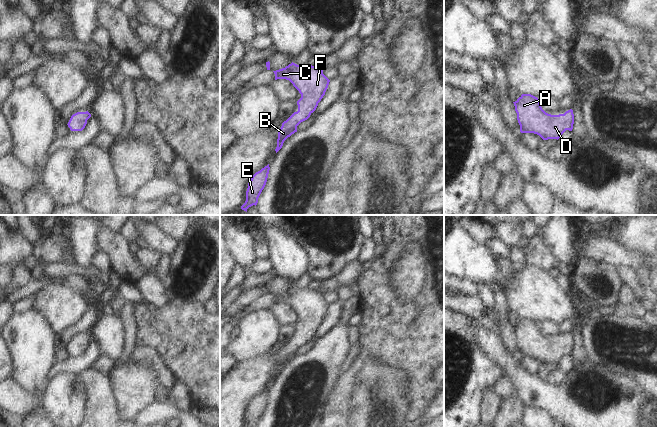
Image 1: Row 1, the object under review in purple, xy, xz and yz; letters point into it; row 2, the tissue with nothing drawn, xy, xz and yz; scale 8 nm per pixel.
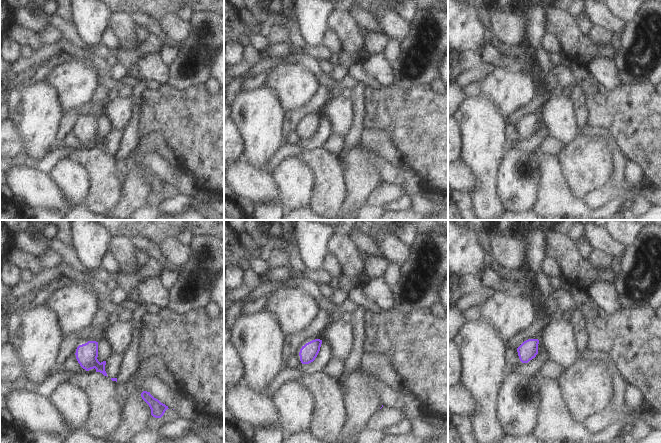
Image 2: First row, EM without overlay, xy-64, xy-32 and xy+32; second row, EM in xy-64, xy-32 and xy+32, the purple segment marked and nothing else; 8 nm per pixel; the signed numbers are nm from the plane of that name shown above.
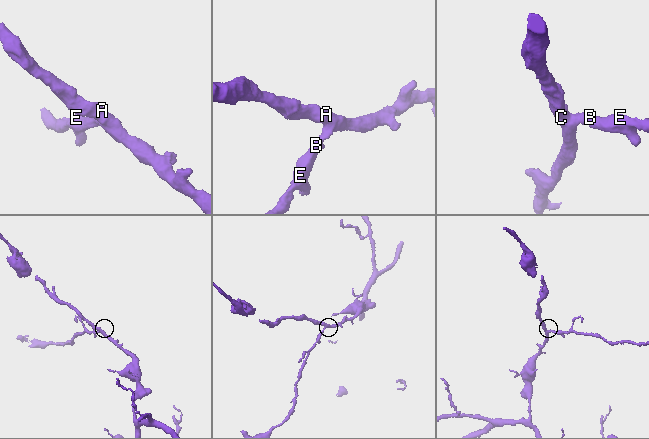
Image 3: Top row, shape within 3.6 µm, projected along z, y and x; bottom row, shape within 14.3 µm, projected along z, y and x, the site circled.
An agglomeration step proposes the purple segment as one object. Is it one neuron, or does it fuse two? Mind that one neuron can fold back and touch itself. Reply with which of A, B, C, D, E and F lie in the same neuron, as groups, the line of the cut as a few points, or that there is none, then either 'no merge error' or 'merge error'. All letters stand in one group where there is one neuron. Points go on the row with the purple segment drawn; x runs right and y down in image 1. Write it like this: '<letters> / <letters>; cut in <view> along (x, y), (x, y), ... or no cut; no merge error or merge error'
A B C D E F; no cut; no merge error

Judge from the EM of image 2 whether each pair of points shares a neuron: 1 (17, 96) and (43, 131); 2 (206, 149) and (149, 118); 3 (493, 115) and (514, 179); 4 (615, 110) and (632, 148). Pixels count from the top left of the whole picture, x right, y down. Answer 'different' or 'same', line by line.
1: same
2: same
3: different
4: same

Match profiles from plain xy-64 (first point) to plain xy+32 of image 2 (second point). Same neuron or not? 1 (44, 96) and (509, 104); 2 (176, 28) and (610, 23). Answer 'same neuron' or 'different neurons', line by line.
1: different neurons
2: same neuron

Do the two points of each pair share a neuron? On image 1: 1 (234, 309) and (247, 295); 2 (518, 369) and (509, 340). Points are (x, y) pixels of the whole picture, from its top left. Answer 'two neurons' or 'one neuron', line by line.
1: one neuron
2: two neurons

